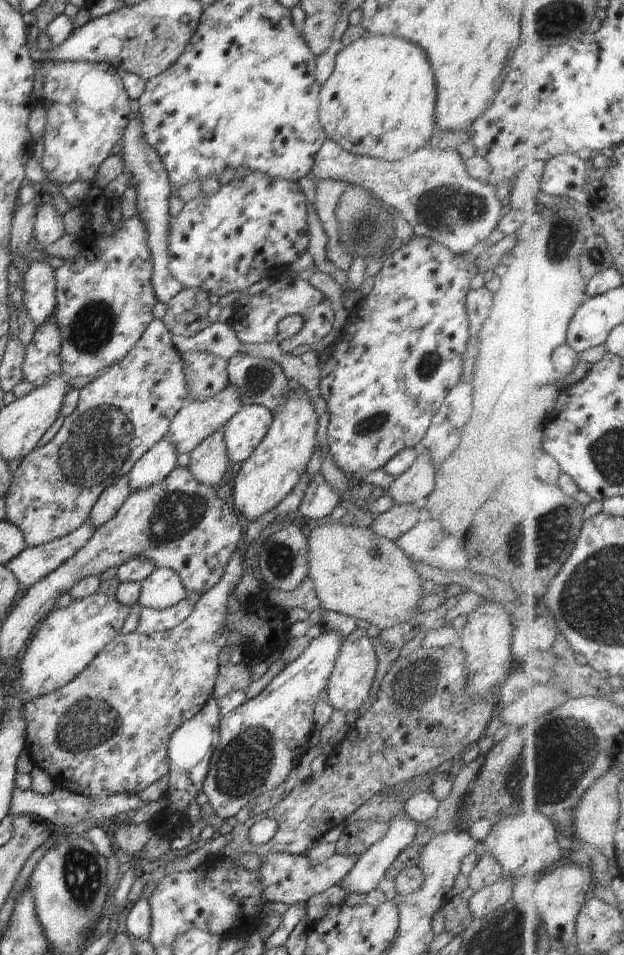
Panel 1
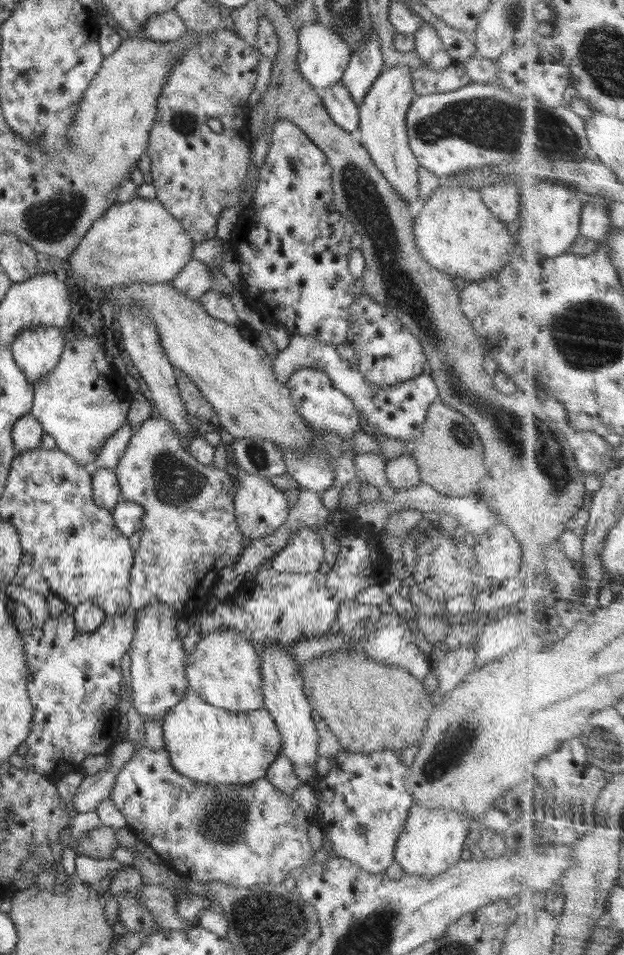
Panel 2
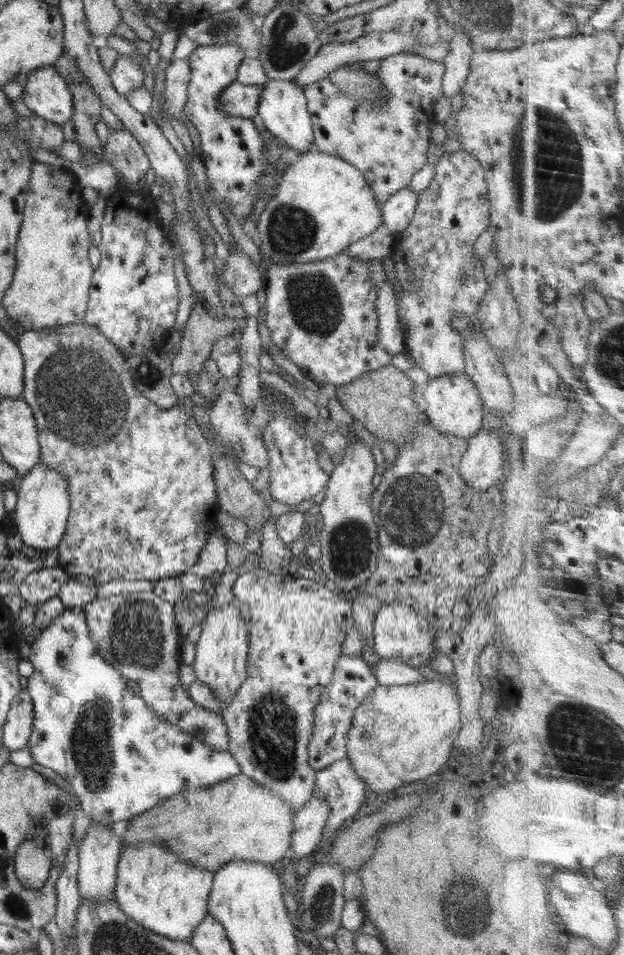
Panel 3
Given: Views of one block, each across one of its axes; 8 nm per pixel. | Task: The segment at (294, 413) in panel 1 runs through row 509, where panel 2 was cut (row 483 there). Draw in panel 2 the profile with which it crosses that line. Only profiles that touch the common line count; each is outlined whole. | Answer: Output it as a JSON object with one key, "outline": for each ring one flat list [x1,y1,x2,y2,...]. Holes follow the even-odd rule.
{"outline":[[236,465,236,468,238,473,233,476,236,489,233,503,238,529,246,540,264,537,286,522,290,510,288,498,283,489,274,486,264,475,250,473,240,465]]}

